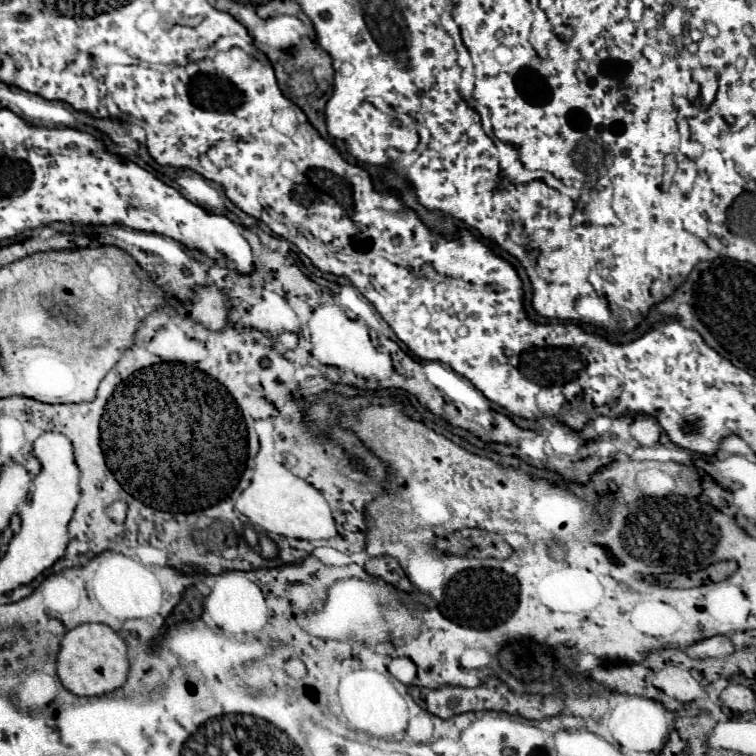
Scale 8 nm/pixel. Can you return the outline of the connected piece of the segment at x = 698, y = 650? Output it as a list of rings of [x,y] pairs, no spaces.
[[[710,637],[710,639],[704,639],[704,641],[698,641],[694,643],[692,647],[686,649],[686,653],[690,657],[696,657],[696,659],[706,659],[706,657],[726,657],[730,655],[734,649],[732,649],[732,643],[728,637]]]

